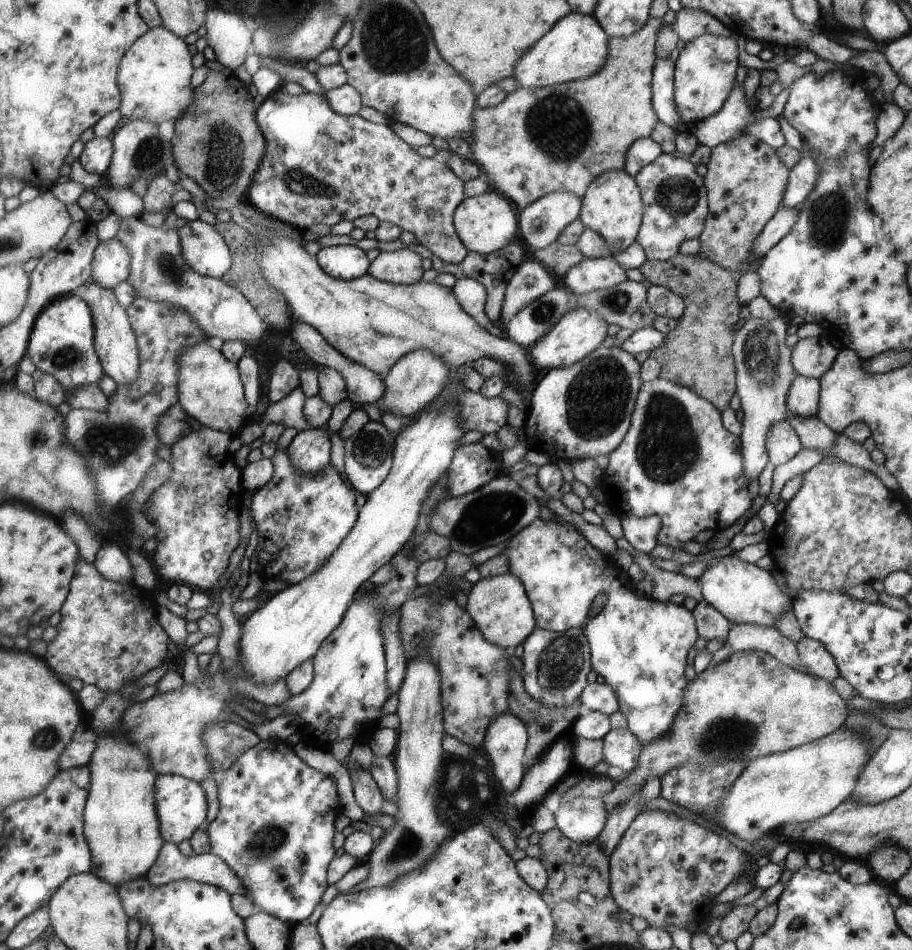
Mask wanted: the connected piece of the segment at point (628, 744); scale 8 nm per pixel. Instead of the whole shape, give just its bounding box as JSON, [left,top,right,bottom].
[603,728,642,772]

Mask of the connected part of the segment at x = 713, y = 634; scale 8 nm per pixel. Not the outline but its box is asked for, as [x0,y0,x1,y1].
[693,599,730,644]

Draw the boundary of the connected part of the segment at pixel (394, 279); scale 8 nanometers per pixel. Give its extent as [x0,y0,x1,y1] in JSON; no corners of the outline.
[370,248,423,285]

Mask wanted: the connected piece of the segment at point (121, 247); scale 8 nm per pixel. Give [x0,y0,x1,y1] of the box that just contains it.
[93,237,133,289]

